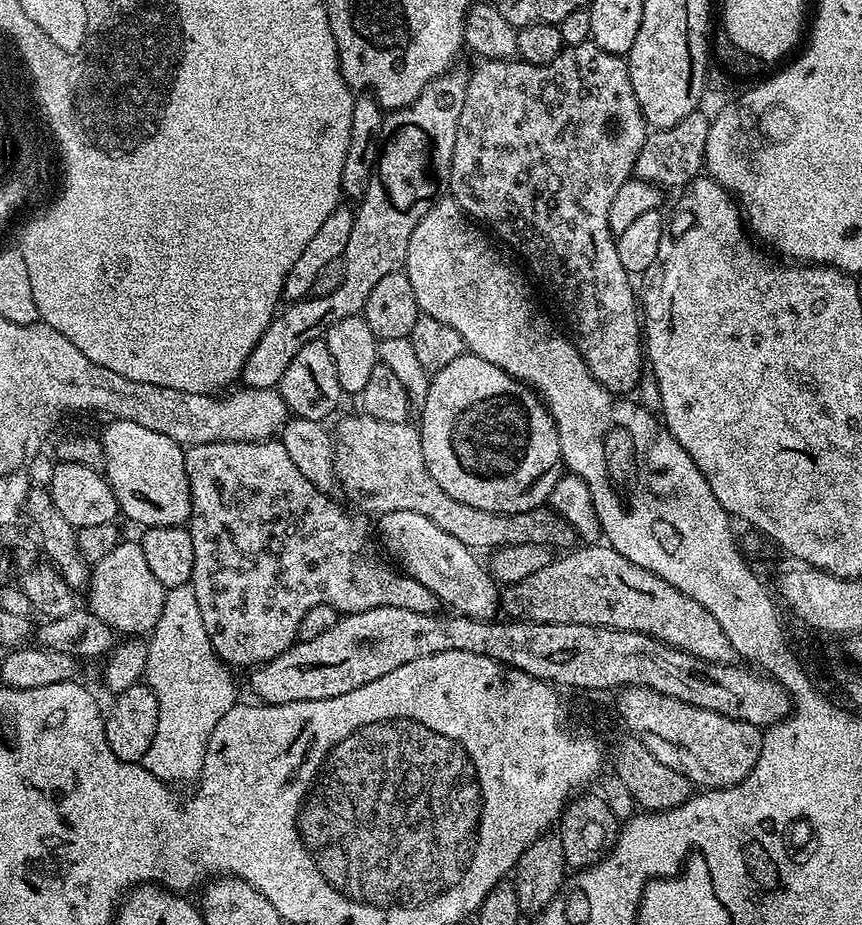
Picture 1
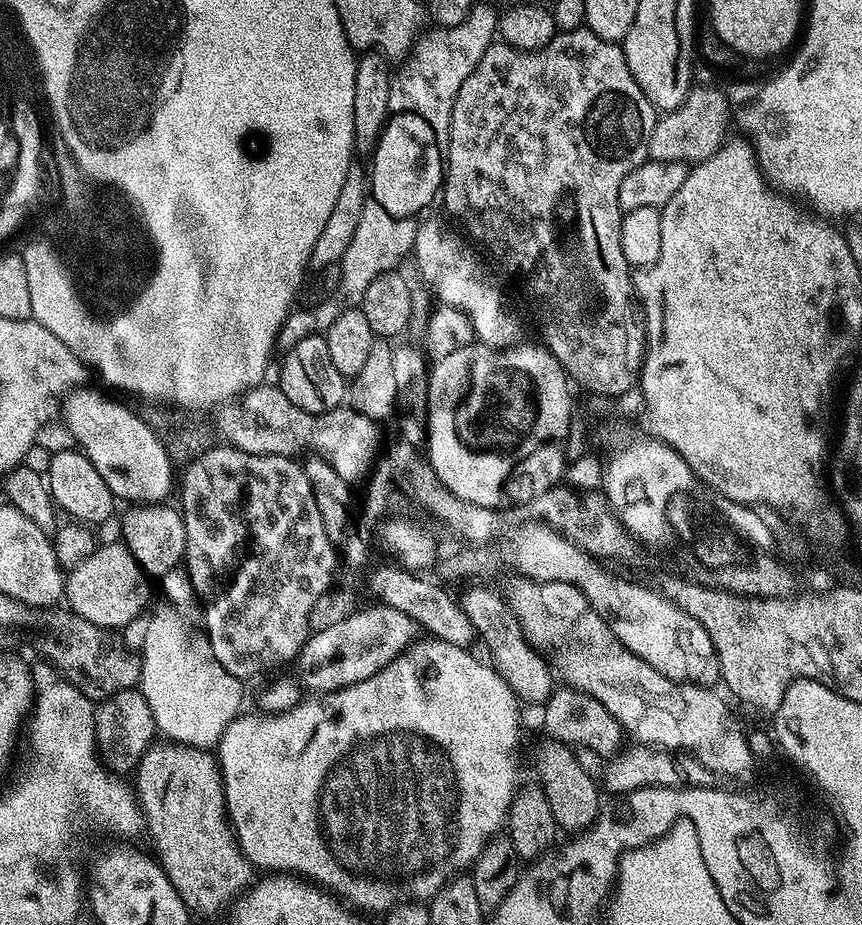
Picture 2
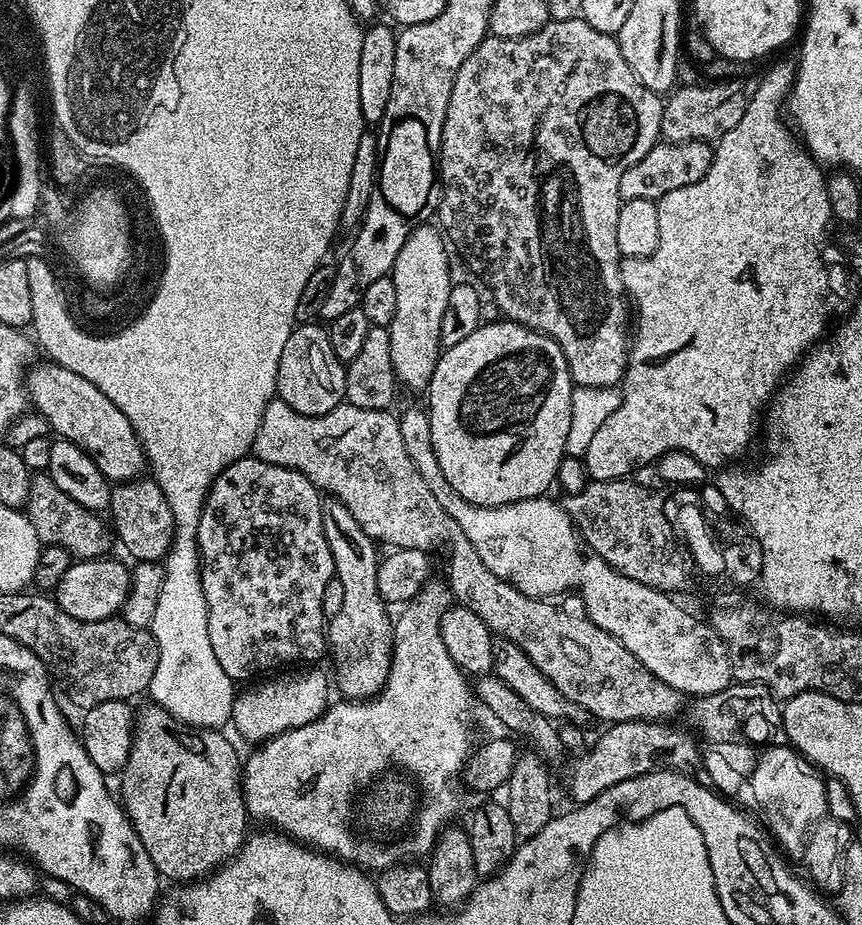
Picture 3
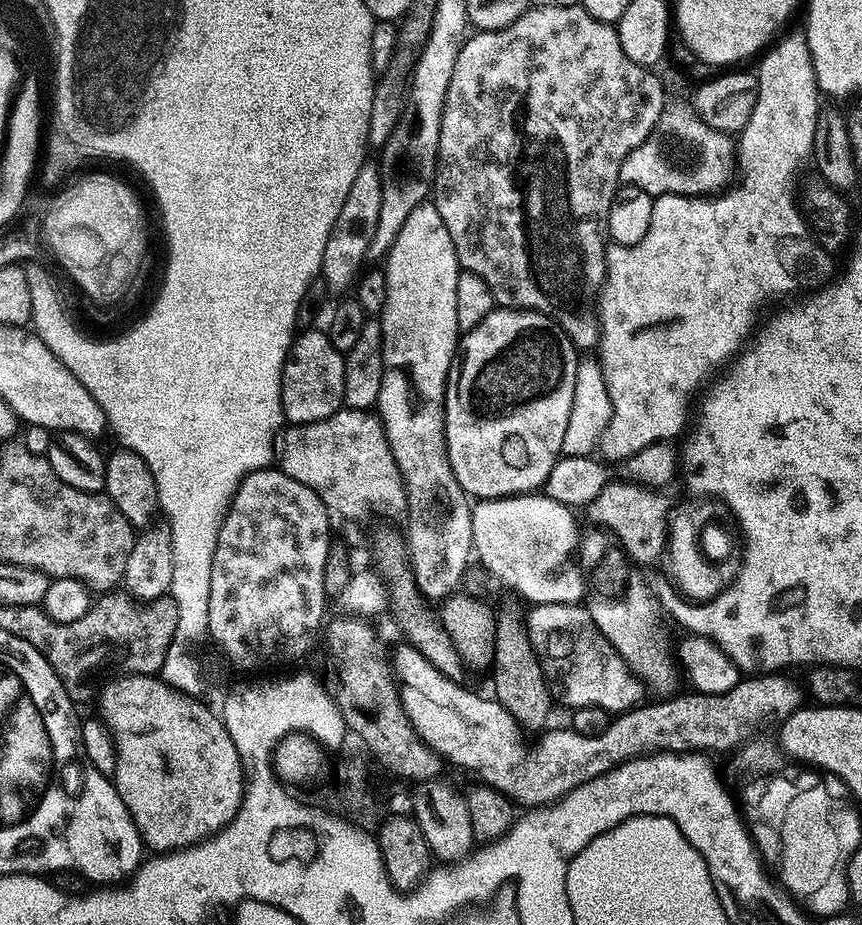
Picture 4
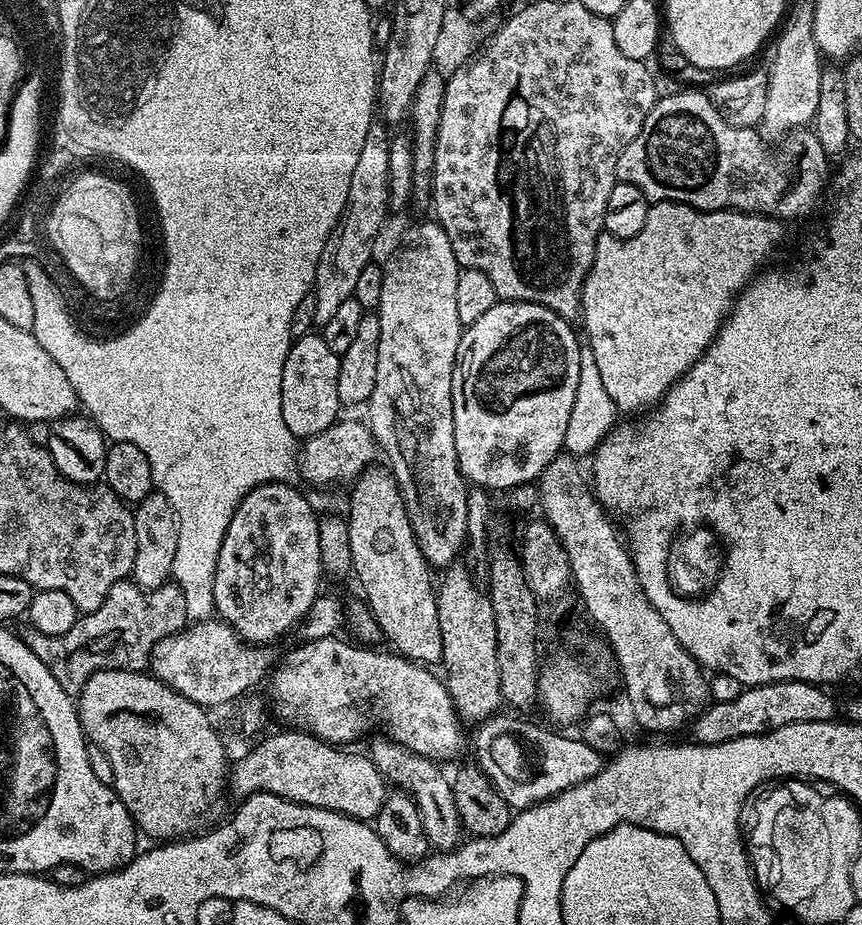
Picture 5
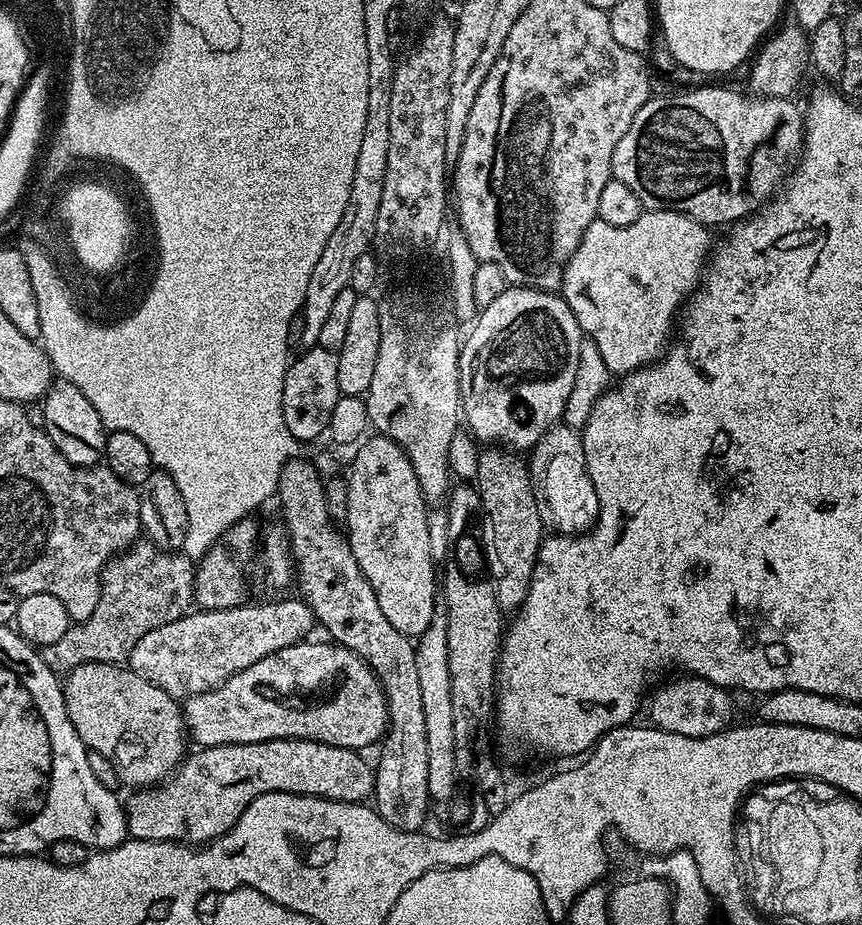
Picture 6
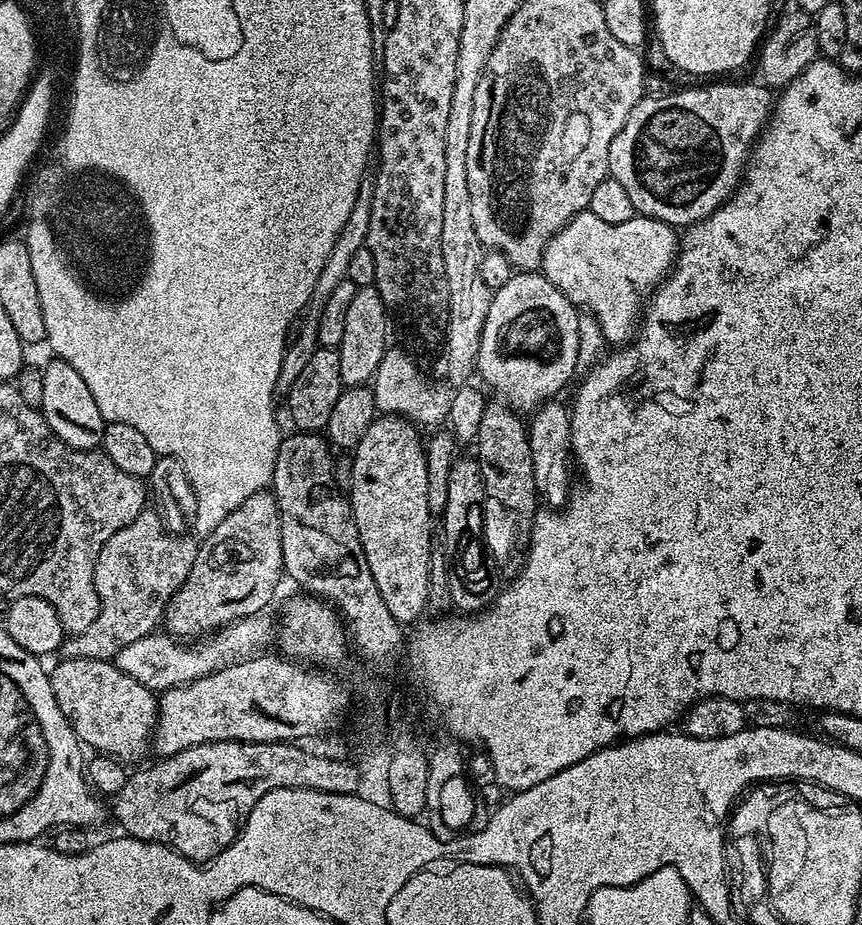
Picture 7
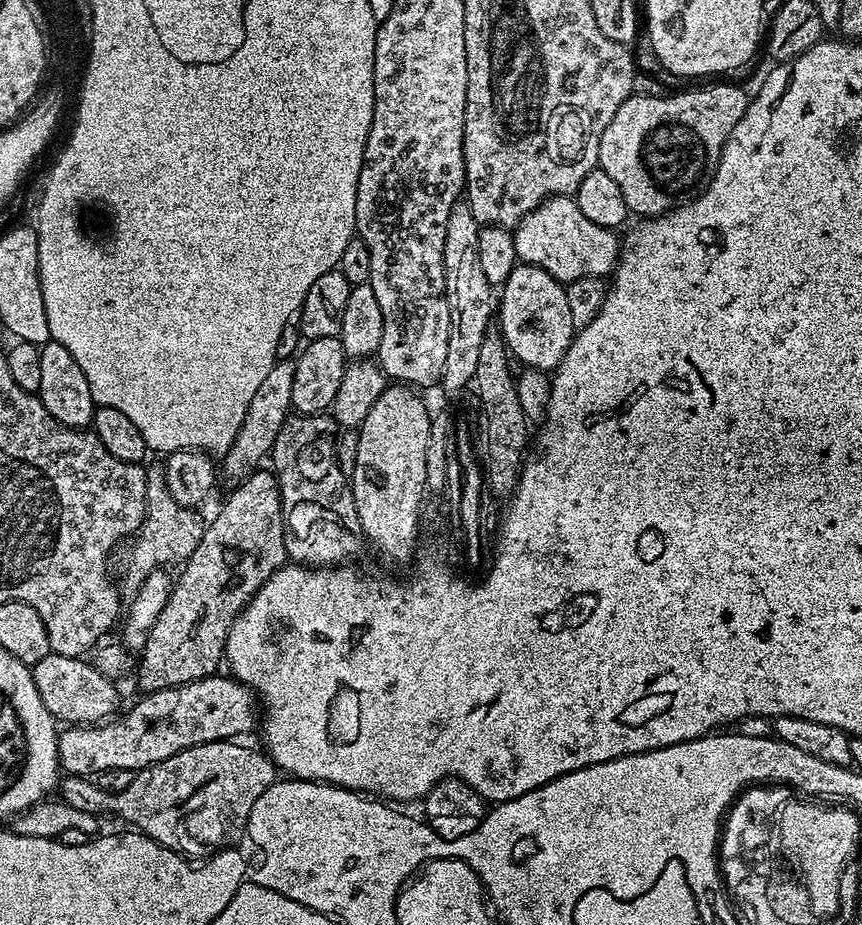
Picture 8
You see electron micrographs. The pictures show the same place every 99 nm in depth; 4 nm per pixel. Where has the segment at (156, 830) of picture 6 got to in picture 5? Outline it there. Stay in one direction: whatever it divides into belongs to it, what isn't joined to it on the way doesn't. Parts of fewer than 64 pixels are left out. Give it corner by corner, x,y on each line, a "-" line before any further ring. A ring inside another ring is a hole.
301,729
284,731
288,732
278,732
264,739
246,756
233,761
230,790
236,797
270,792
296,803
334,809
365,822
375,819
385,802
388,782
367,753
329,744

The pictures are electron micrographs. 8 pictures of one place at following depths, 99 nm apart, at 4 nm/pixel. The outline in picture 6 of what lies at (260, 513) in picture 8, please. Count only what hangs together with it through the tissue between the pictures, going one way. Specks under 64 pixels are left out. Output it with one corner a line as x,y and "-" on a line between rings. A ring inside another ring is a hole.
245,518
240,520
234,526
230,526
230,530
221,538
219,542
214,545
212,549
205,554
201,560
195,565
194,579
192,582
192,595
195,603
201,609
224,609
236,608
245,603
244,598
244,571
251,566
252,560
257,559
258,545
262,540
261,525
256,525
252,518

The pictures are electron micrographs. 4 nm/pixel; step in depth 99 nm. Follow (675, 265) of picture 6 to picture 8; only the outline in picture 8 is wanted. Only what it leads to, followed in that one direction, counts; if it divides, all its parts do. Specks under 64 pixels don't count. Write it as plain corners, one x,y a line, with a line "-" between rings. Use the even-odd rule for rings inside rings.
571,195
549,196
530,214
523,216
512,232
517,261
538,266
561,282
607,277
615,269
622,247
616,235
617,233
611,228
594,226
594,222
590,222
590,218
586,218
586,214
578,210
575,199

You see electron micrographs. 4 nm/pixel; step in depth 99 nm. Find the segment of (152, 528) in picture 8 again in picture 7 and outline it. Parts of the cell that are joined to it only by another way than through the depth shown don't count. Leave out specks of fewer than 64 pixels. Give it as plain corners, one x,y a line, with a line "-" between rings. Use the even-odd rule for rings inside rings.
145,507
143,512
134,518
122,530
110,534
98,550
98,558
94,562
96,571
96,593
100,599
100,613
86,630
69,635
62,645
65,657
77,660
107,660
112,662
124,646
140,638
146,638
161,627
164,612
168,603
178,594
182,582
186,582
186,574
190,574
190,566
194,566
194,558
198,544
191,535
169,532
164,527
159,511
155,507

